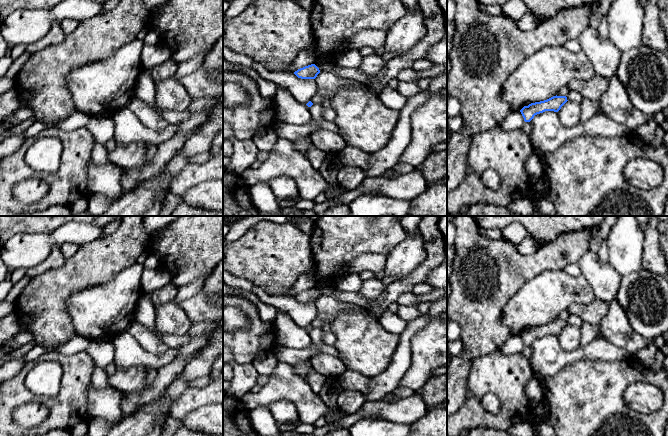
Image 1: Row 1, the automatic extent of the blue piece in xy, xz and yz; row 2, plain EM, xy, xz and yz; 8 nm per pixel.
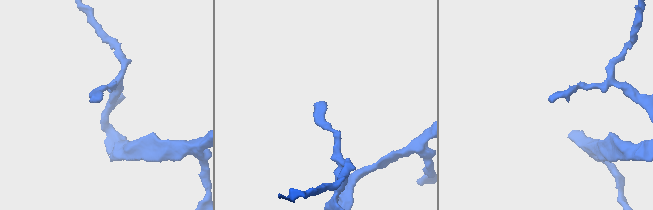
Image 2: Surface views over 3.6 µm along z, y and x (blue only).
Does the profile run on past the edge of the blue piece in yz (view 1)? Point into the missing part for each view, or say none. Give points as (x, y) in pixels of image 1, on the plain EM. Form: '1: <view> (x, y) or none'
1: none

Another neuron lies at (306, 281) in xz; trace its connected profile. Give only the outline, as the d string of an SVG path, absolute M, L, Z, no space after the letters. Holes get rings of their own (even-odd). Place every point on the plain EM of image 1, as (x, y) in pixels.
M313 263L312 267L306 273L302 274L290 287L288 295L294 297L300 292L314 288L315 285L315 266Z

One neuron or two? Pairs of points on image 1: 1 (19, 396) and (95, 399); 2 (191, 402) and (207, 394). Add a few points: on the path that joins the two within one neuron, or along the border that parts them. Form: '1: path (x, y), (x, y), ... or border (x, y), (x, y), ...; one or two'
1: border (91, 384), (87, 394), (87, 411), (90, 418); two
2: path (195, 398), (203, 396); one

